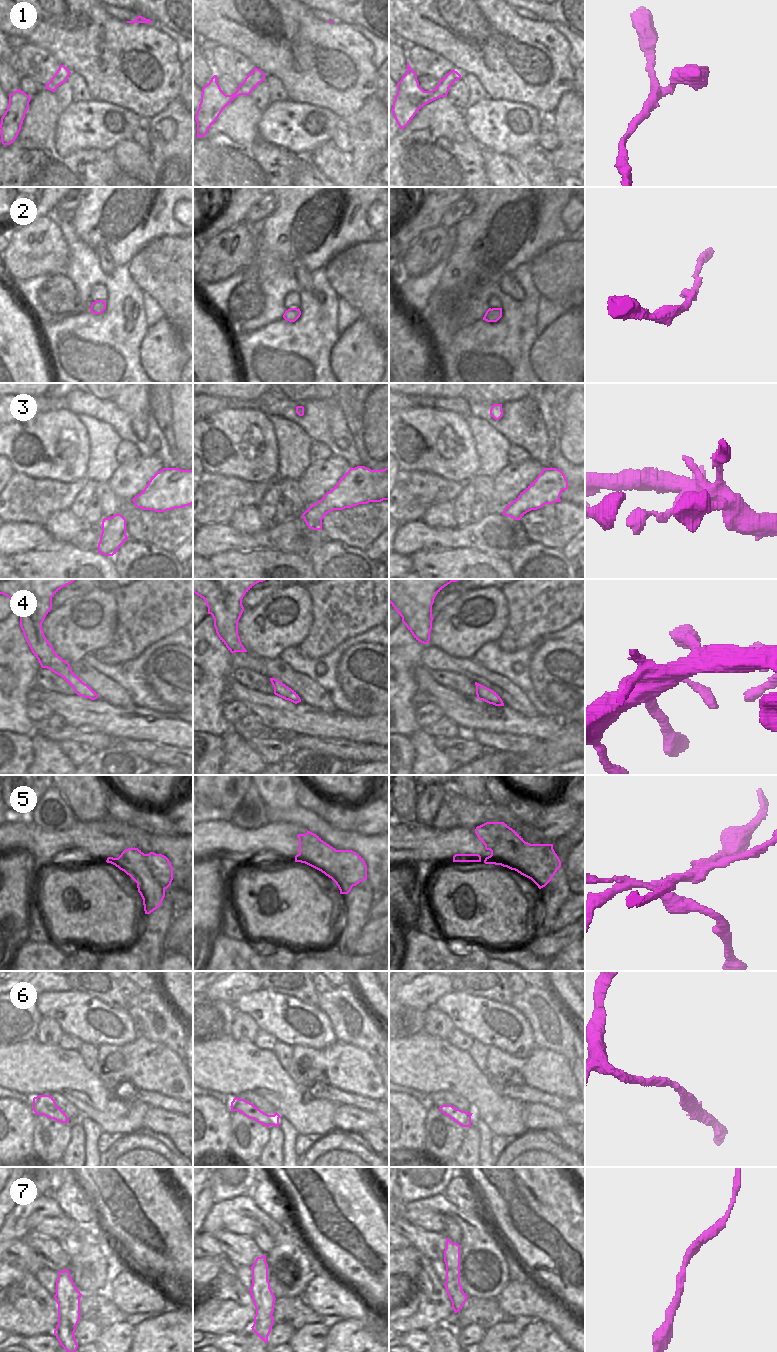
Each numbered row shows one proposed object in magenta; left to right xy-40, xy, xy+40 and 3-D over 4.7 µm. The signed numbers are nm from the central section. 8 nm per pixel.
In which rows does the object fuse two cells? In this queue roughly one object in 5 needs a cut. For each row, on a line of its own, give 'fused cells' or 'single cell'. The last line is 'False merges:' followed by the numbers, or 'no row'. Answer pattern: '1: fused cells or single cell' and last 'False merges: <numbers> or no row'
1: single cell
2: single cell
3: single cell
4: single cell
5: fused cells
6: single cell
7: single cell
False merges: 5

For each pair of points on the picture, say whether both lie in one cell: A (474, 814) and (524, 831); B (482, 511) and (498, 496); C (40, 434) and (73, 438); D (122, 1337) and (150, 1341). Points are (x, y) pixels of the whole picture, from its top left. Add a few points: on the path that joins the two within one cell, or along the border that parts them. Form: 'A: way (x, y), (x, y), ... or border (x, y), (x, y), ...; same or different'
A: way (486, 814), (504, 814), (512, 821); same
B: border (489, 502), (490, 513); different
C: way (48, 437), (65, 438); same
D: border (134, 1327), (131, 1341); different

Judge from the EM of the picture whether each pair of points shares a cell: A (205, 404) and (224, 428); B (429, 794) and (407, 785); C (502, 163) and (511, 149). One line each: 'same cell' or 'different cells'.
A: different cells
B: different cells
C: different cells

